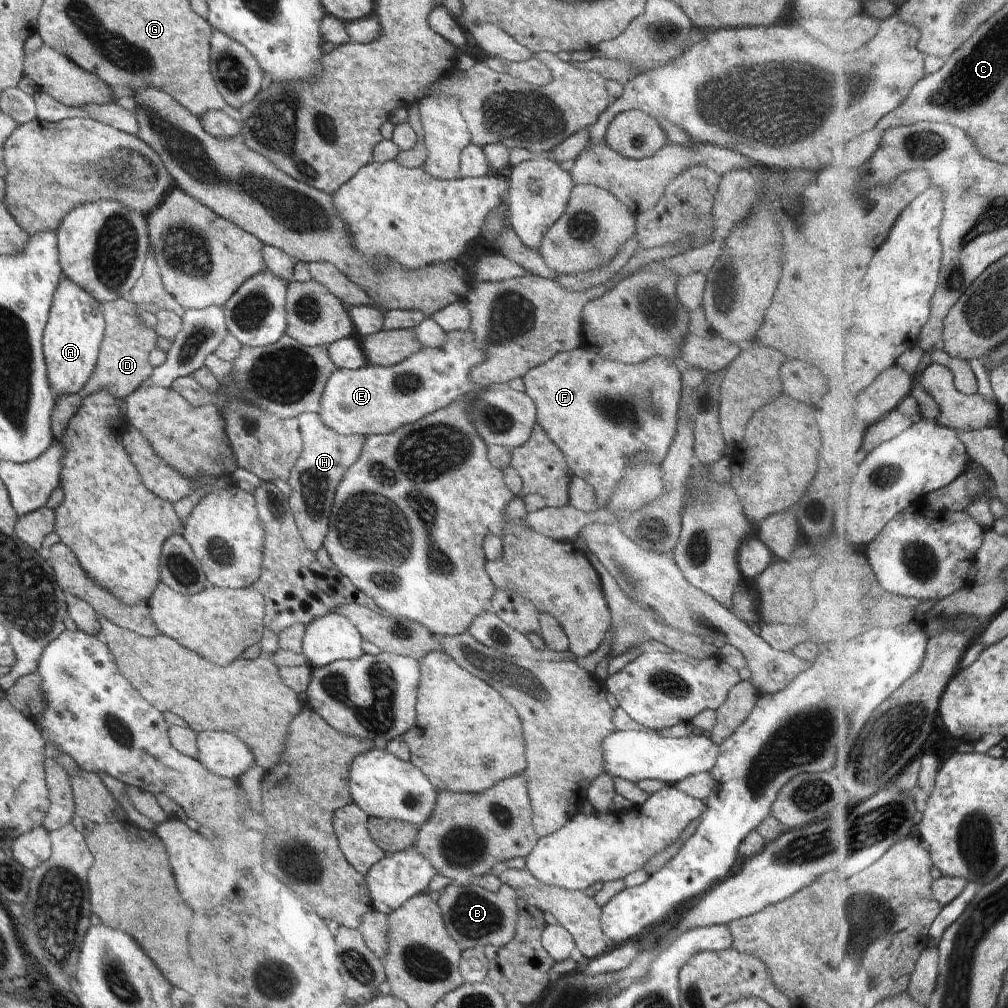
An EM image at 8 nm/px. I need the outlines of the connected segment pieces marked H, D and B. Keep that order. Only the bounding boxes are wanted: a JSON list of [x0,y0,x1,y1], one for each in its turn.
[[287,413,366,553],[79,297,159,399],[437,884,518,949]]

